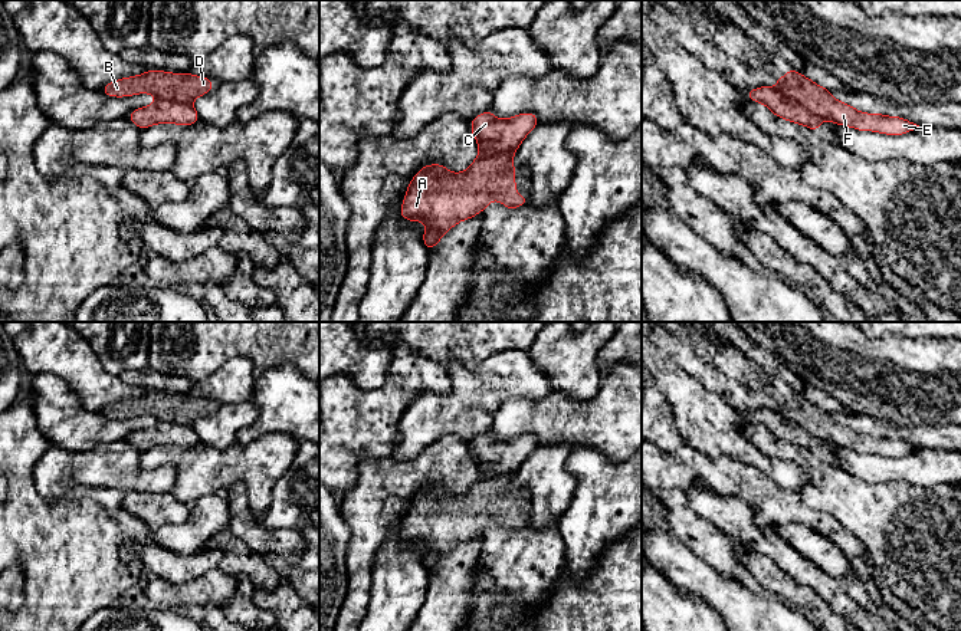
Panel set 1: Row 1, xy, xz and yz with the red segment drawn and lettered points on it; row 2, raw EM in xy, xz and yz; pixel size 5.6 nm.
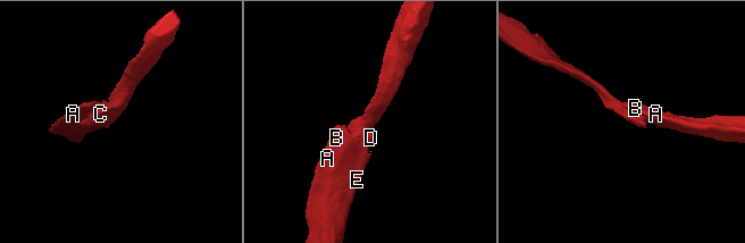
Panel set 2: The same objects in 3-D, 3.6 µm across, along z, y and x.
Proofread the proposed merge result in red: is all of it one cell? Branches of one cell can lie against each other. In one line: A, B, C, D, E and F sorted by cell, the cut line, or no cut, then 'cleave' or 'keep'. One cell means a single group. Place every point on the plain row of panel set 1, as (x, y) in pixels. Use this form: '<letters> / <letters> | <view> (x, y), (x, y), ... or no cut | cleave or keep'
A B D E F / C | yz (777, 411), (799, 423), (820, 440) | cleave

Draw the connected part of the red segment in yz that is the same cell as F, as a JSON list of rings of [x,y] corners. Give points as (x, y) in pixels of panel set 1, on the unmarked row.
[[[791,388],[787,397],[777,400],[775,404],[784,418],[800,424],[814,438],[842,448],[886,457],[908,456],[919,448],[901,438],[859,434],[853,428],[834,421],[829,411],[797,395]]]

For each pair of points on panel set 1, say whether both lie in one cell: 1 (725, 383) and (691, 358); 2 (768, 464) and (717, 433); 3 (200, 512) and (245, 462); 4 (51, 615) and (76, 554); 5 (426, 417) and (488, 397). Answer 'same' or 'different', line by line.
1: same
2: same
3: different
4: same
5: same

